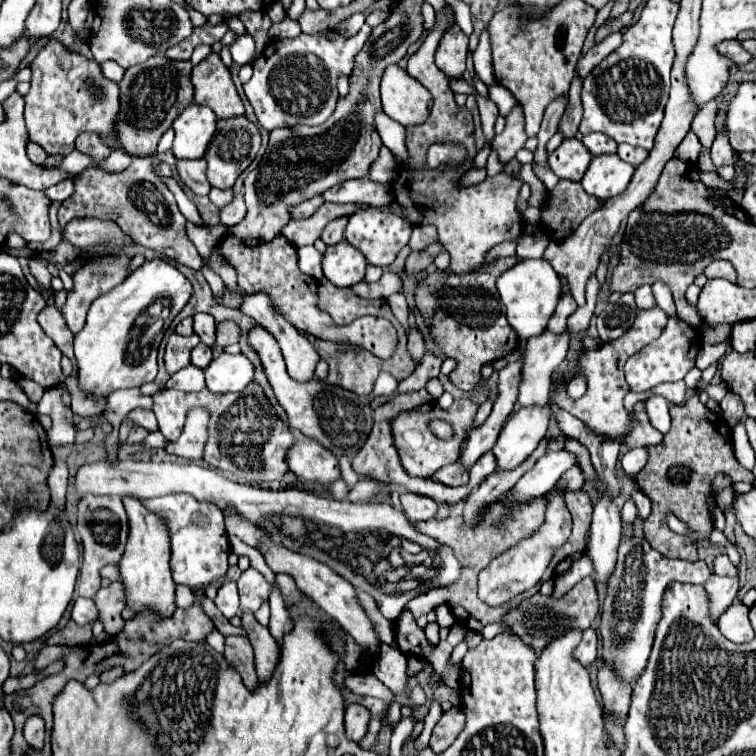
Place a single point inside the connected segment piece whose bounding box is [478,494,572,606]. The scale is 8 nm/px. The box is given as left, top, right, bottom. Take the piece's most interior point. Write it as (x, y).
(519, 568)

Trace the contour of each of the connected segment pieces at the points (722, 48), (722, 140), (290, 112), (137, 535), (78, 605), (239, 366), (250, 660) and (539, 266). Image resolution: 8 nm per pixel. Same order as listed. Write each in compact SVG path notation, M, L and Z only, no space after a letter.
M726 40L726 42L718 44L718 52L724 54L724 56L728 56L728 58L732 58L738 66L744 64L744 62L748 62L748 60L752 58L752 56L740 46L738 40Z
M722 126L722 130L714 138L714 144L712 144L712 162L716 166L726 166L726 164L740 162L740 154L730 146L728 132L726 132L724 126Z
M364 24L362 30L352 38L342 38L334 32L334 38L330 40L324 32L320 32L272 40L264 48L262 56L254 62L254 76L244 84L244 92L258 116L260 126L270 132L282 126L316 126L326 122L334 112L338 100L336 74L352 72L354 56L368 40L370 30L372 28Z
M126 496L122 498L130 534L126 542L126 552L120 560L120 580L126 586L126 602L134 612L142 612L146 608L160 612L162 616L170 616L176 608L174 604L174 580L170 574L170 528L166 518L148 510L138 498Z
M78 596L76 602L74 602L74 608L72 608L72 620L74 620L76 624L84 626L84 624L88 624L88 622L94 622L96 616L98 616L98 610L96 610L94 602L88 600L88 598Z
M222 352L214 358L206 372L206 388L212 392L240 392L254 378L254 366L244 354L226 354Z
M226 636L224 648L226 660L240 672L244 684L252 690L258 684L258 676L254 670L254 652L246 636Z
M544 258L520 260L516 266L506 270L498 278L496 284L498 284L498 294L506 306L508 322L516 330L516 334L520 338L530 338L530 336L542 334L546 330L546 324L548 324L550 316L554 314L554 308L562 294L560 278L558 278L556 270L550 266L550 262Z

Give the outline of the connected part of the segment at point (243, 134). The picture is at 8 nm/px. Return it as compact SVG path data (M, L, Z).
M246 114L228 118L228 120L218 120L218 128L216 128L216 132L208 144L208 150L204 154L204 158L208 162L208 172L206 172L208 182L220 190L232 188L236 178L252 164L258 150L260 150L260 130L254 122L250 122L246 118Z

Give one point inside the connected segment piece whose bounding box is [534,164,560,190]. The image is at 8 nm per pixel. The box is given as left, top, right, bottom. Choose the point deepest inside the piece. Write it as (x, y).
(550, 180)

